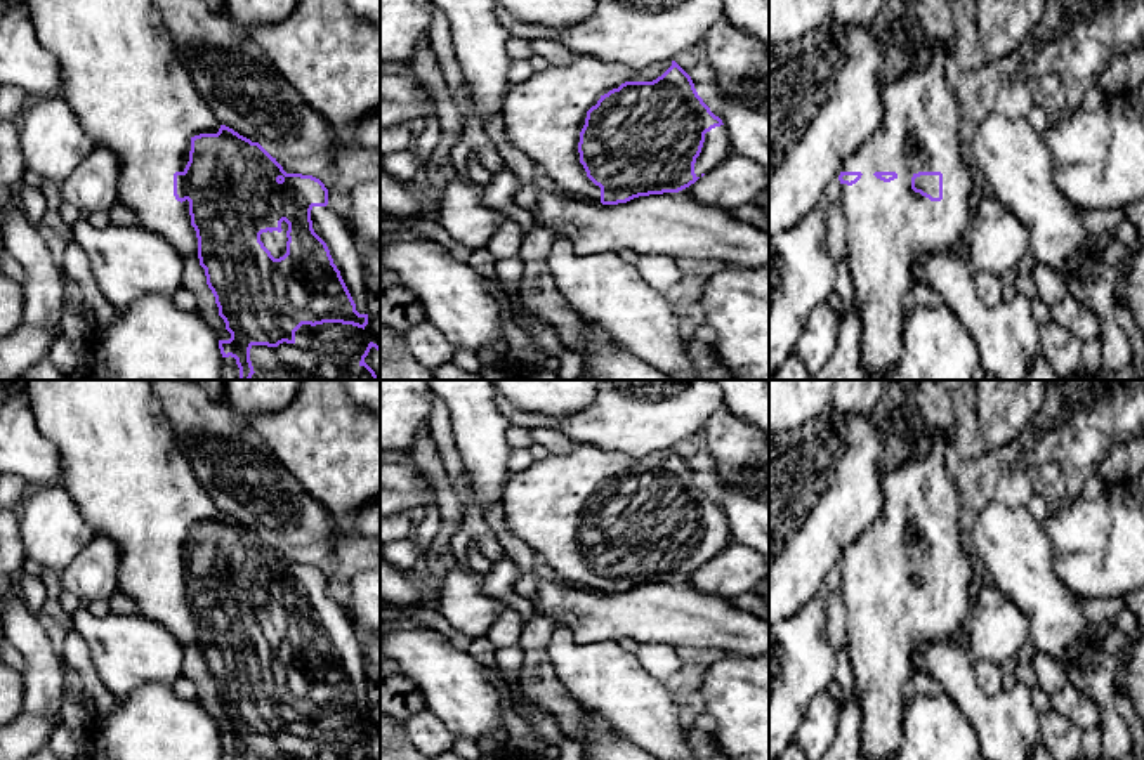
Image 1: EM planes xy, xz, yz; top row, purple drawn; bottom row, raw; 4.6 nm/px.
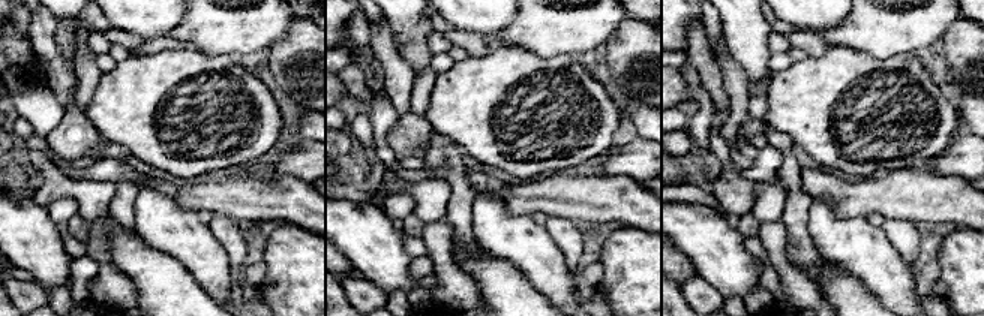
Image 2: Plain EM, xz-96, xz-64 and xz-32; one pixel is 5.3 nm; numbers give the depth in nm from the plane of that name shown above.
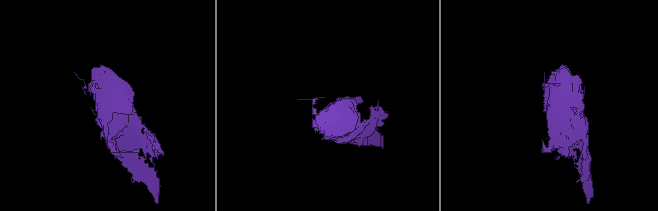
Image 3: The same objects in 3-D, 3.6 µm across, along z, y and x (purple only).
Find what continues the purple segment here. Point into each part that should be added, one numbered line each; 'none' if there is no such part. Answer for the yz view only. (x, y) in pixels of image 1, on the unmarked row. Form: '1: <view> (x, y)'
1: yz (889, 616)

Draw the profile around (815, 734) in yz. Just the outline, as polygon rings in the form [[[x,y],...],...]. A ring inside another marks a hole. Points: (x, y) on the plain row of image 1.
[[[823,691],[807,706],[799,724],[795,743],[800,746],[805,760],[819,760],[832,746],[838,729],[838,703]]]

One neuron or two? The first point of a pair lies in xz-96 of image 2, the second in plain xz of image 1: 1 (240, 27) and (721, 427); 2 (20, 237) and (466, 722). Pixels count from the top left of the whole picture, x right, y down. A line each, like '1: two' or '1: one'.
1: two
2: one

